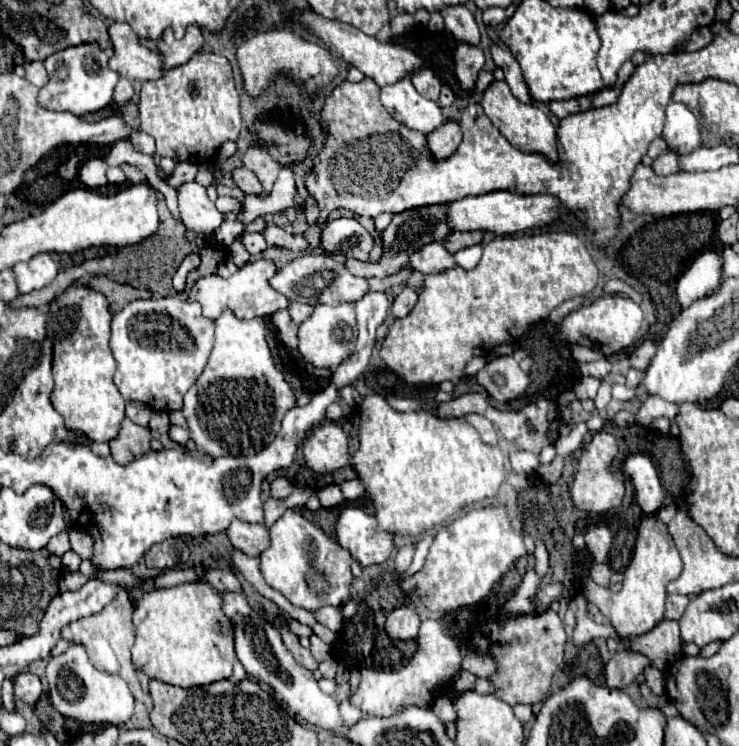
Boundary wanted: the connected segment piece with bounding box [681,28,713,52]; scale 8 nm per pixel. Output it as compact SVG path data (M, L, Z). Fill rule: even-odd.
M701 28L701 30L695 30L693 38L689 42L685 42L685 46L681 46L681 48L685 48L687 52L695 52L695 50L701 50L703 46L707 46L711 40L713 40L713 32L709 28Z

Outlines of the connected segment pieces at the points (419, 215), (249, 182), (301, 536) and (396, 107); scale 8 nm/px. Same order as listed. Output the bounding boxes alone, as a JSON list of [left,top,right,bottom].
[[343,206,451,278],[231,168,261,194],[261,508,353,610],[381,78,445,134]]

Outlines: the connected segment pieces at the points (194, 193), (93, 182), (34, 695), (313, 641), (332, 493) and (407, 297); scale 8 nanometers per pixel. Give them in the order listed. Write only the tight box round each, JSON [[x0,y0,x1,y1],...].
[[177,180,223,236],[79,158,107,188],[13,672,41,704],[309,634,331,663],[319,484,343,508],[391,288,417,318]]

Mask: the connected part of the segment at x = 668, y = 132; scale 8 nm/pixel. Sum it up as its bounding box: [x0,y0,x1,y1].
[661,100,703,154]

